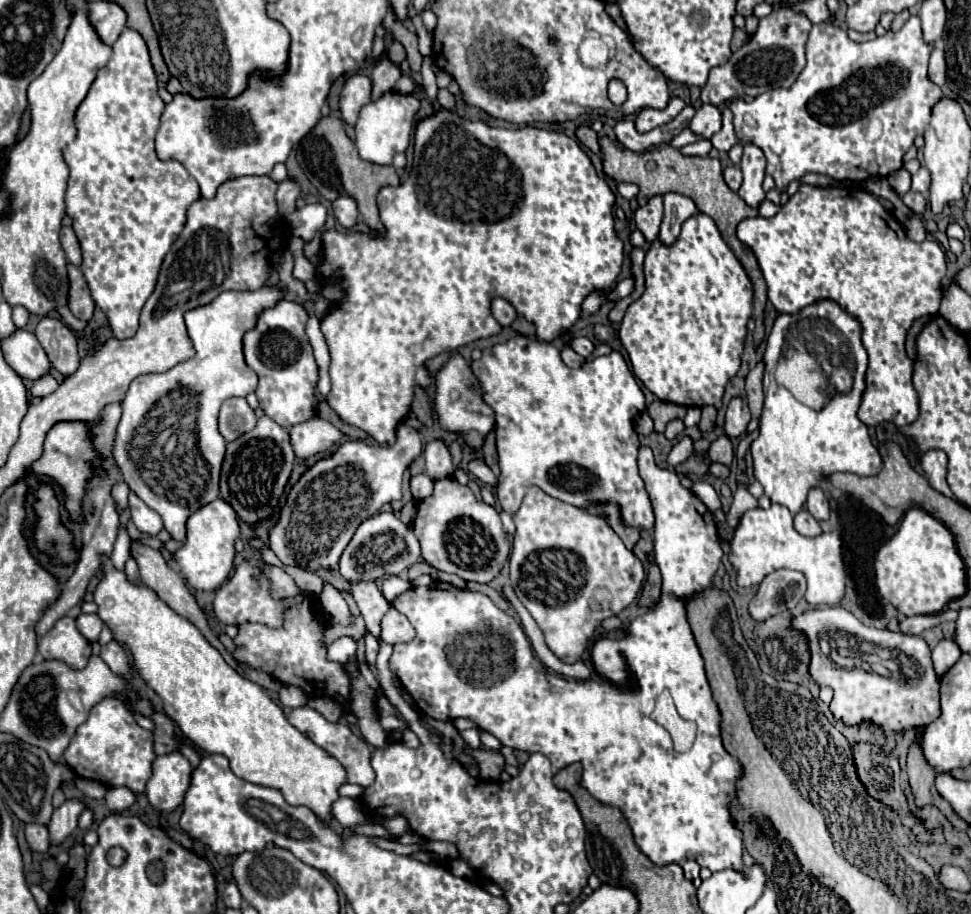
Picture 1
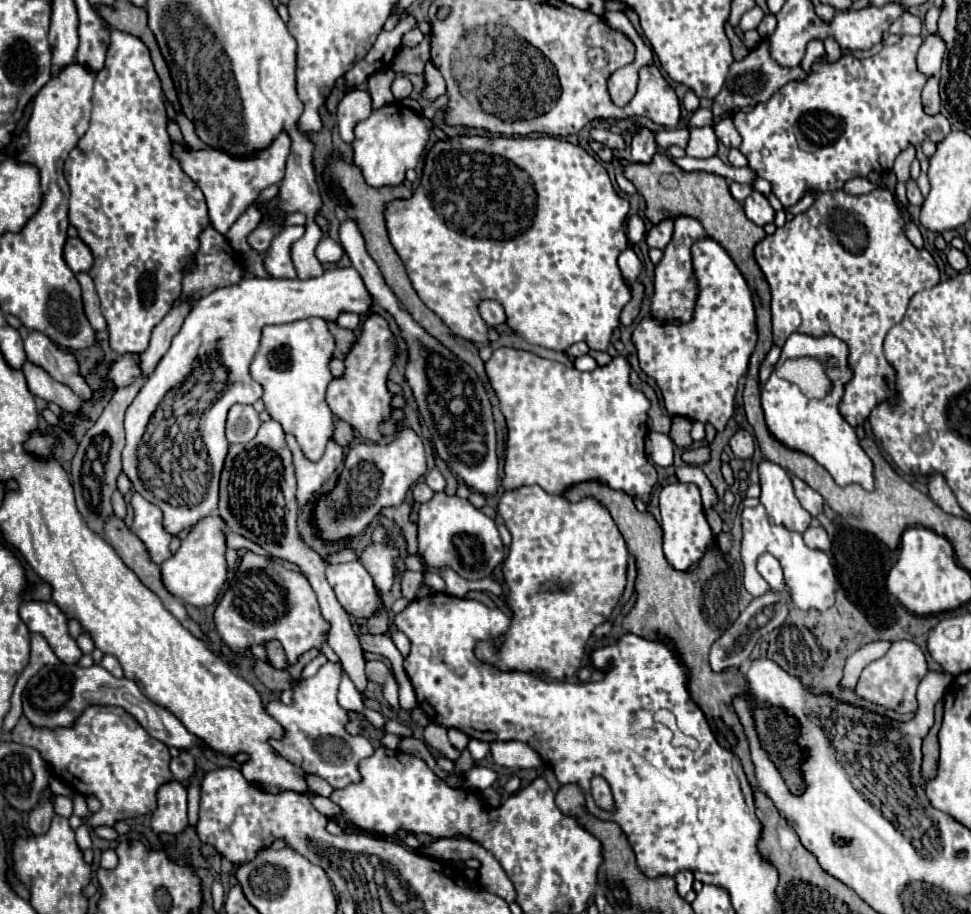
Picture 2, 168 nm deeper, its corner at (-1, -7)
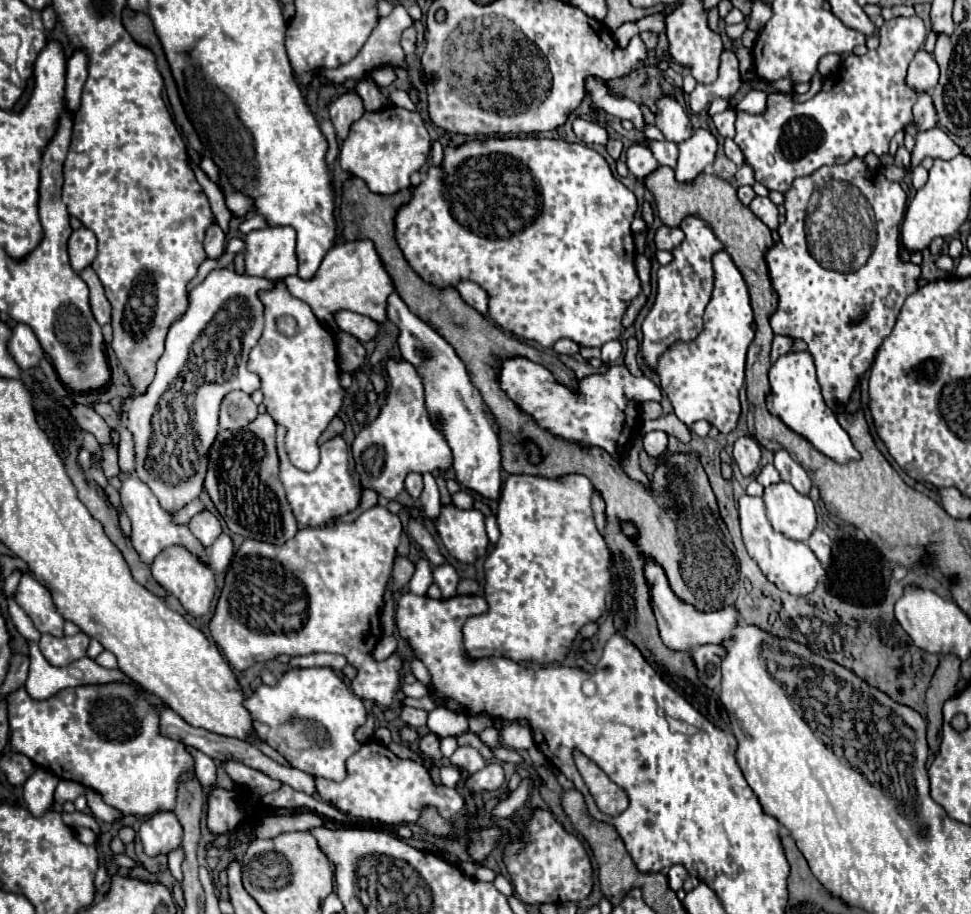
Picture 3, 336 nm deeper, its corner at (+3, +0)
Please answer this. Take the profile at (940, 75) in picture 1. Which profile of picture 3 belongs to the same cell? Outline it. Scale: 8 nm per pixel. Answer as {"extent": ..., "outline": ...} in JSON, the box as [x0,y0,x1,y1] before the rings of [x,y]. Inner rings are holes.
{"extent":[913,93,937,131],"outline":[[[919,93],[917,103],[913,105],[913,119],[917,131],[927,131],[937,125],[937,111],[929,93]]]}

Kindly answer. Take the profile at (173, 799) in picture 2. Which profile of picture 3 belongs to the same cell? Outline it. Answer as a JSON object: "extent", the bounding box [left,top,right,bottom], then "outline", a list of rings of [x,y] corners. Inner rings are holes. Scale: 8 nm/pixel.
{"extent":[139,811,183,855],"outline":[[[157,811],[141,825],[139,837],[147,855],[167,855],[181,845],[183,827],[173,811]]]}

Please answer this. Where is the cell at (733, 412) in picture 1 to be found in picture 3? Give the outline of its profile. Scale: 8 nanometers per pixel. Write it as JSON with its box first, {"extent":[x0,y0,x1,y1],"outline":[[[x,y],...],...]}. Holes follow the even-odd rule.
{"extent":[733,437,761,475],"outline":[[[739,437],[733,445],[733,459],[737,461],[743,475],[753,475],[761,459],[759,443],[753,437]]]}

